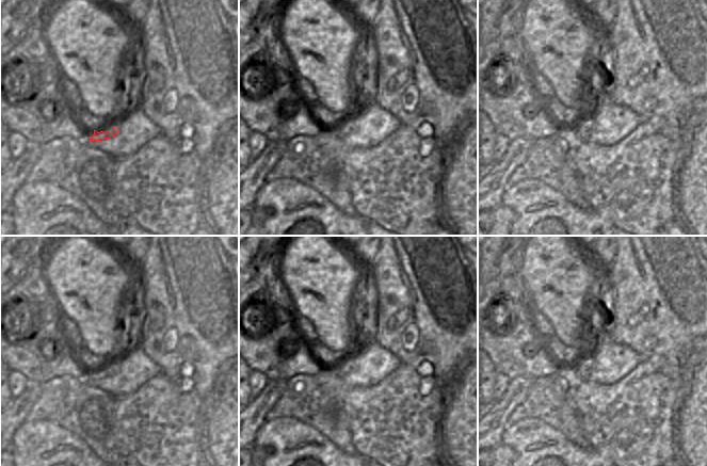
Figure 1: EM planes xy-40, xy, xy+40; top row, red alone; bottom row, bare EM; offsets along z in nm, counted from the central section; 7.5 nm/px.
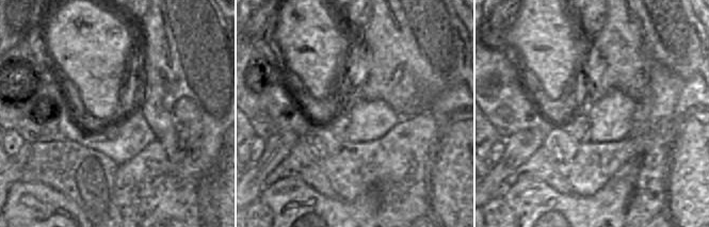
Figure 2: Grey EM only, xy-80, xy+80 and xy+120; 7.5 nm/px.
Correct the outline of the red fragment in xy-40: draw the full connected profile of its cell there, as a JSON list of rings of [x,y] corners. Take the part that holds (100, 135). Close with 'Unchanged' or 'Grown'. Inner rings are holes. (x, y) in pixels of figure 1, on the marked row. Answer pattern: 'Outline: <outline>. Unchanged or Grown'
Outline: [[[112,117],[106,120],[99,128],[94,130],[94,134],[89,138],[89,141],[101,141],[103,139],[110,139],[119,131],[116,117]]]. Grown

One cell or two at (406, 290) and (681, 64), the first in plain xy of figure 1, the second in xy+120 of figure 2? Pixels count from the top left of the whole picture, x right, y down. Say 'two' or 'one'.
one

